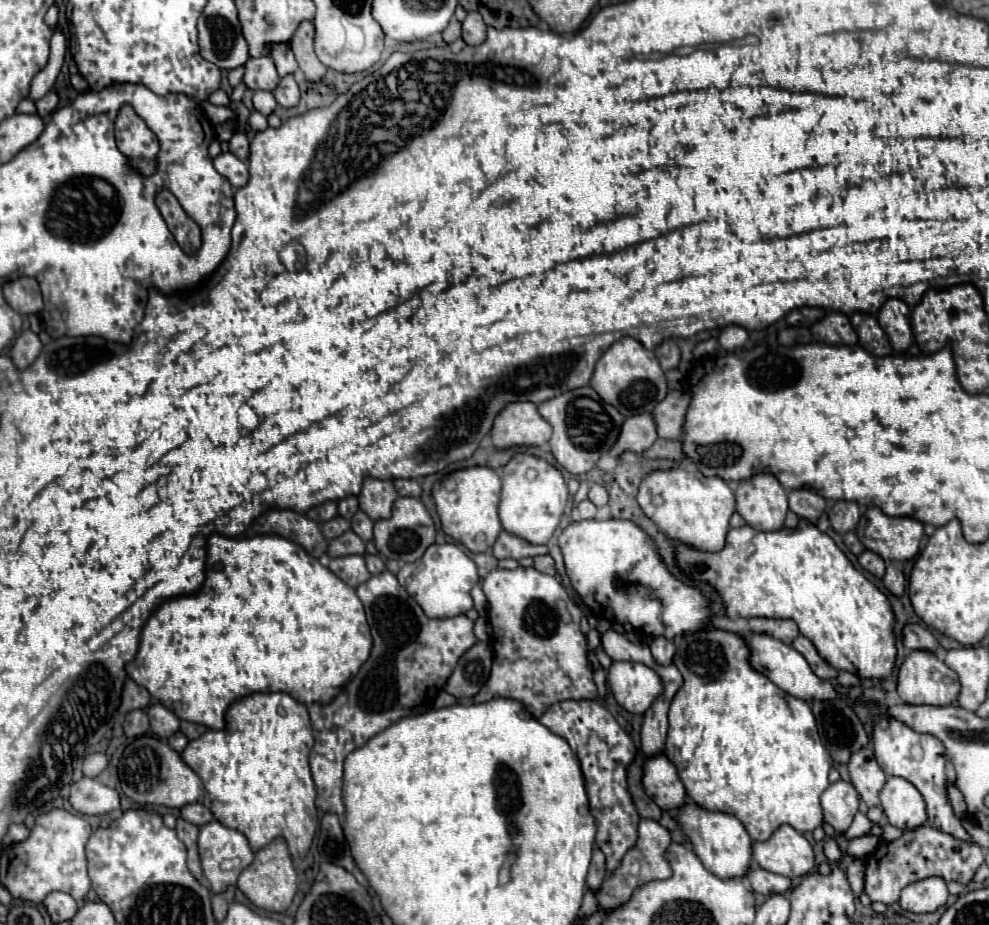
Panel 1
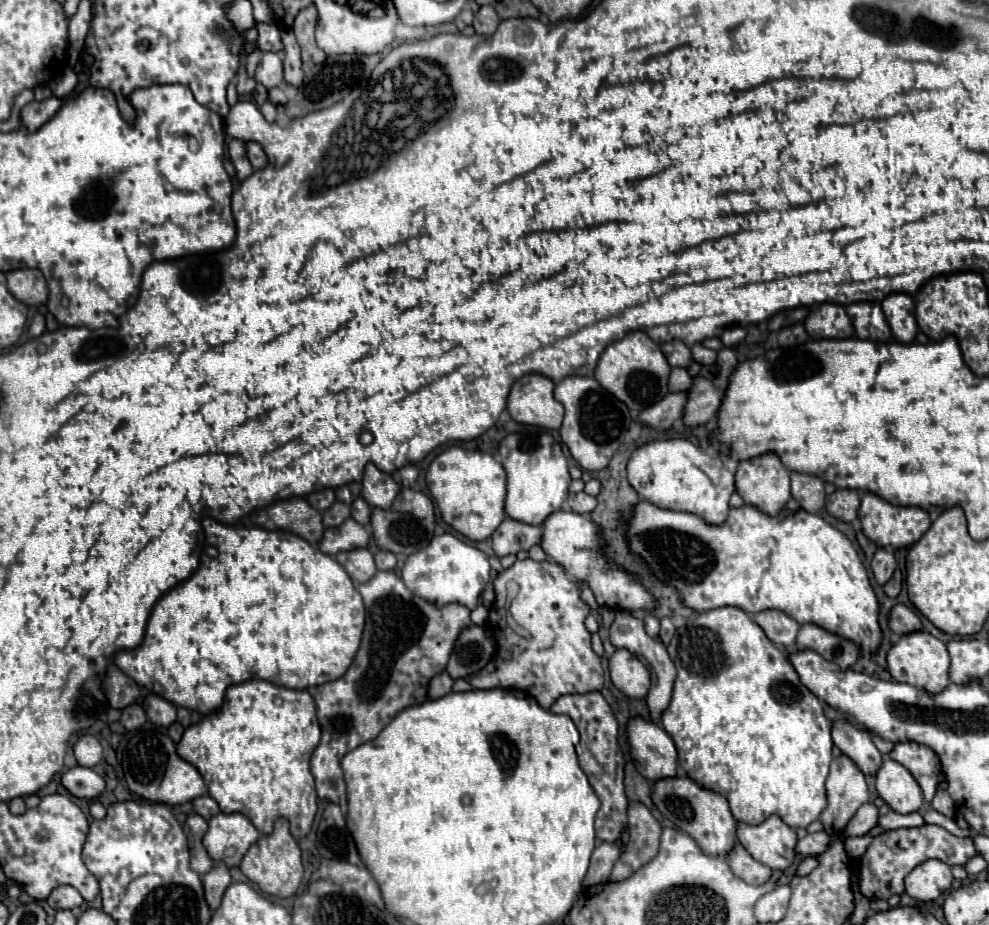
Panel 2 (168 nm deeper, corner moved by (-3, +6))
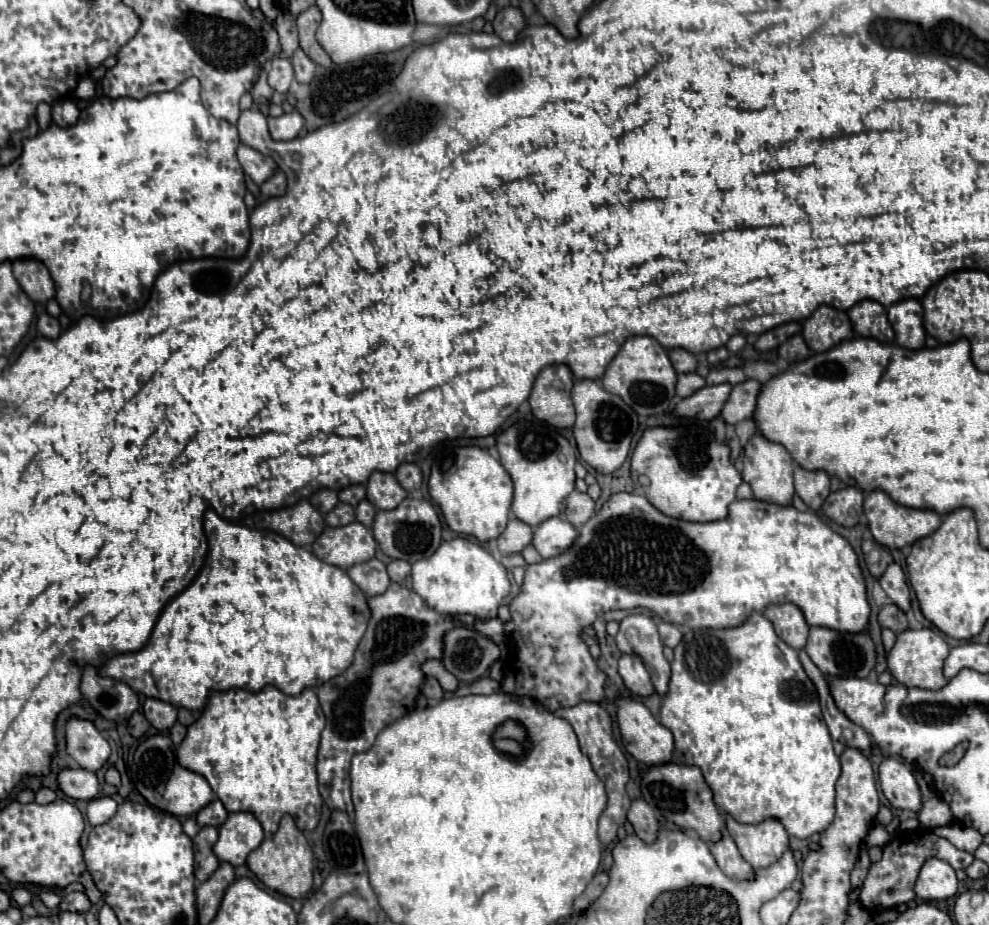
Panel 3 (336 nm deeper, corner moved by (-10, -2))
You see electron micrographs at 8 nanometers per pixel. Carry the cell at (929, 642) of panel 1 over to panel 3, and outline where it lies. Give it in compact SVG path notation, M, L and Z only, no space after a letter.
M886 604L880 608L878 612L878 622L882 628L890 628L892 632L902 632L908 628L908 620L906 620L906 614L896 608L896 604Z

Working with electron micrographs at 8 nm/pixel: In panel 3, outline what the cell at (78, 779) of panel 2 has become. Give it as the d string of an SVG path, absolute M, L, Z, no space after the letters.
M64 768L58 774L60 790L76 800L92 800L98 794L98 778L84 768Z

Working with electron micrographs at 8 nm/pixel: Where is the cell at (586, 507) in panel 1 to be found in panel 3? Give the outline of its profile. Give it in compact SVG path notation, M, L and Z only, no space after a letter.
M574 490L574 492L568 496L568 500L566 500L566 512L564 512L564 516L566 516L566 520L568 520L572 526L578 528L580 524L588 522L588 518L592 516L594 510L596 510L594 500L592 500L588 494Z

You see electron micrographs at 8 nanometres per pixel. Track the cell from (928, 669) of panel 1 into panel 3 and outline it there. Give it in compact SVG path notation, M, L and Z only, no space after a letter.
M930 628L904 630L896 636L896 644L888 654L888 670L900 684L904 684L908 688L916 686L916 688L926 688L926 690L940 690L946 684L942 666L944 666L948 652L950 652L950 648L938 632L934 632Z

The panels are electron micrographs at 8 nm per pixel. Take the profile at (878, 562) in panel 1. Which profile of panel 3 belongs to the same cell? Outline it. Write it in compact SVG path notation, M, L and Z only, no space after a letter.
M896 562L888 566L888 570L884 572L884 576L880 578L880 586L884 588L884 592L888 594L888 598L902 612L910 610L910 588L908 588L908 582L906 582L906 576L904 576L902 568Z

